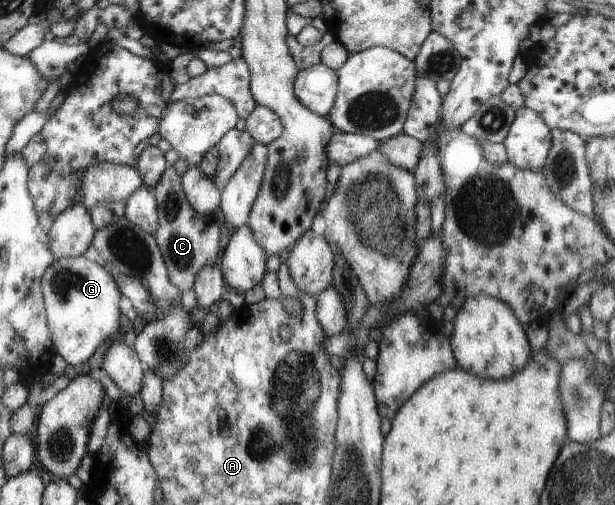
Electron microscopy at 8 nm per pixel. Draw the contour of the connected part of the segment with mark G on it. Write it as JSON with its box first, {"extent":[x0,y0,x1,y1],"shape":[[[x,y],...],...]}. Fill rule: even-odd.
{"extent":[41,254,119,365],"shape":[[[90,254],[54,258],[41,277],[42,299],[46,325],[51,333],[55,354],[66,364],[77,365],[93,354],[95,349],[116,332],[119,296],[115,276]]]}

